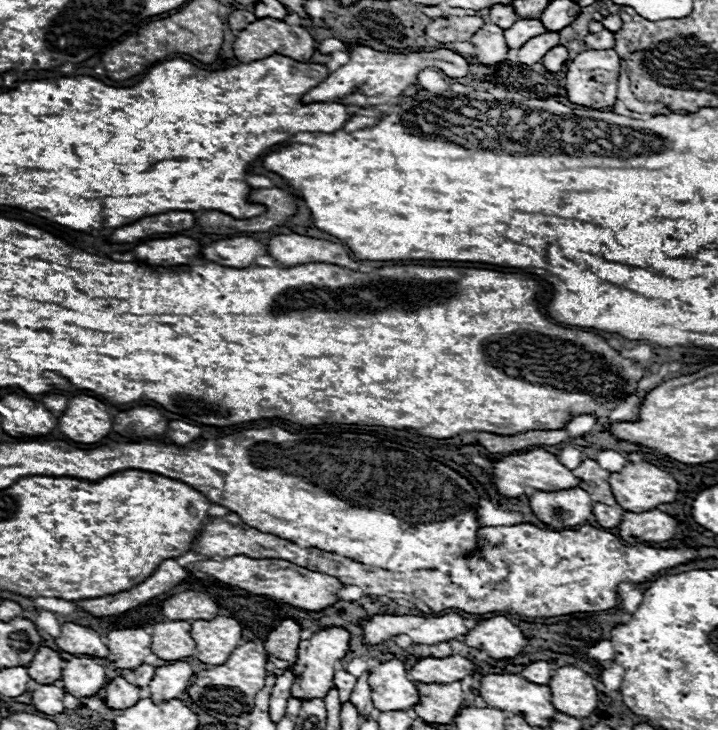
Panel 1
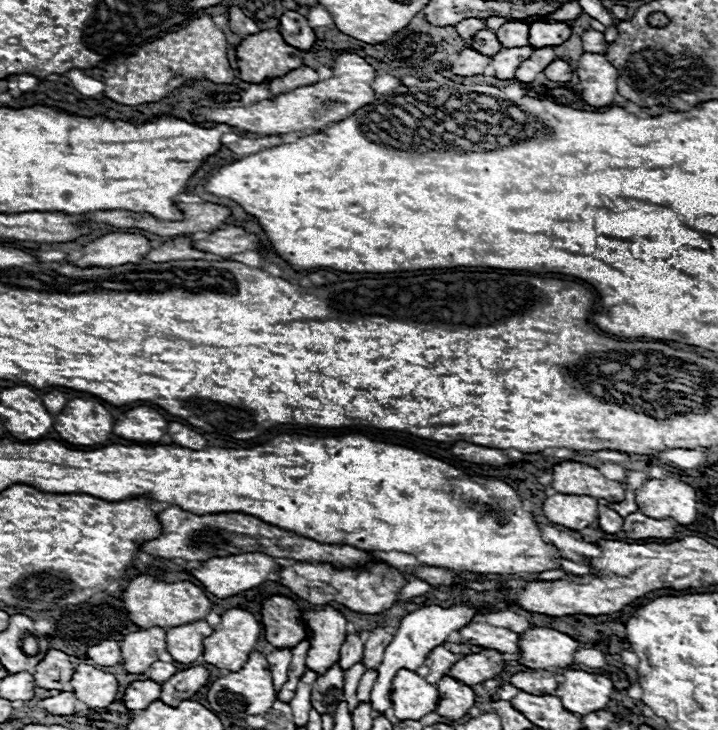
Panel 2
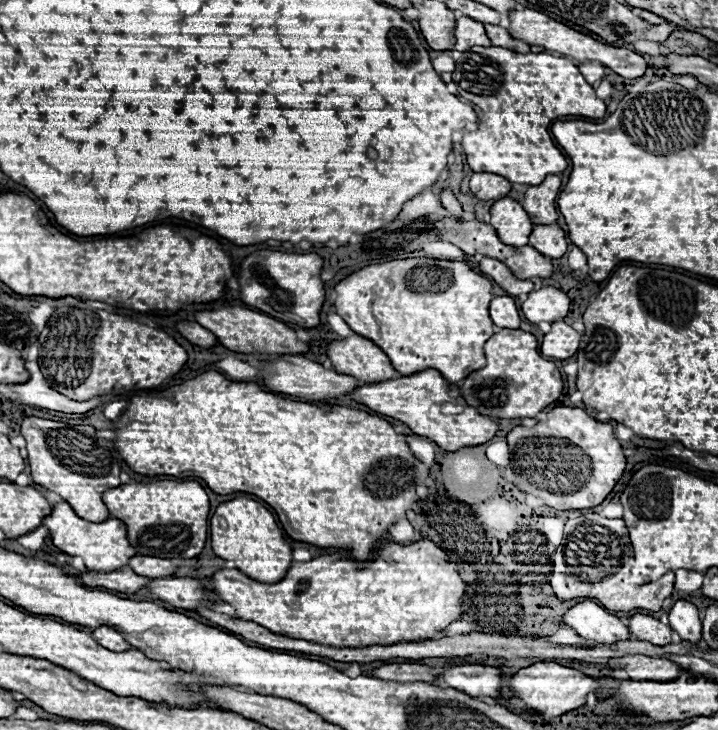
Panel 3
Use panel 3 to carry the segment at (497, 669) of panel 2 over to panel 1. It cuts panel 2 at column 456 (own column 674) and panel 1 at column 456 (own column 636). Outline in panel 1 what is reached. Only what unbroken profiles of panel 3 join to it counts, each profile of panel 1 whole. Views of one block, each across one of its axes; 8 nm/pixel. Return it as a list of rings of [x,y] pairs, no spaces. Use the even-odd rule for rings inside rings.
[[[464,656],[448,658],[422,658],[410,674],[420,682],[454,682],[474,672],[474,662]]]

